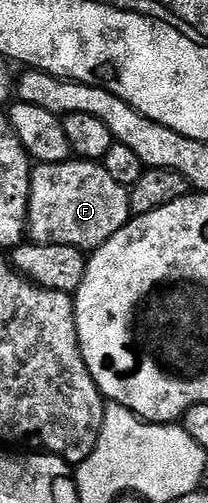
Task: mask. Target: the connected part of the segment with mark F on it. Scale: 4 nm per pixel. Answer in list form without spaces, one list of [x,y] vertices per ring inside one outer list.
[[[68,160],[36,165],[31,172],[27,232],[37,244],[65,244],[93,252],[131,221],[128,187],[117,184],[99,162]]]

